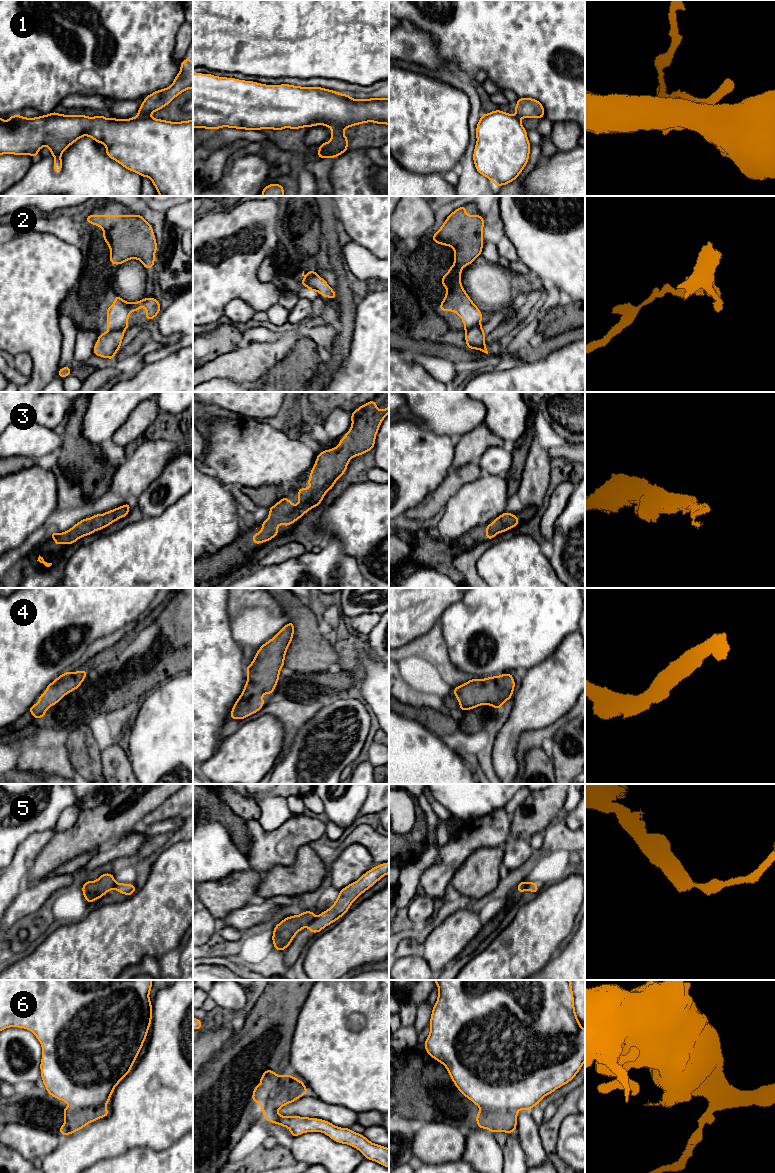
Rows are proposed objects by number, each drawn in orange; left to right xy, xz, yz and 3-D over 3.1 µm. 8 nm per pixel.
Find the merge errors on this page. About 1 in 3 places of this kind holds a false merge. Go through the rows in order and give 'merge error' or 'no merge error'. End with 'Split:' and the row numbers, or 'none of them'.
1: merge error
2: merge error
3: no merge error
4: no merge error
5: merge error
6: merge error
Split: 1, 2, 5, 6

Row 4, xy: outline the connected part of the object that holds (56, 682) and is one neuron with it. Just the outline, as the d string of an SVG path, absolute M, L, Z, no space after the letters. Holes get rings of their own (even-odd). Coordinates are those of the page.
M87 670L63 673L45 688L45 692L39 695L38 703L32 704L28 711L36 720L44 717L48 708L59 703L66 694L78 689L86 675Z

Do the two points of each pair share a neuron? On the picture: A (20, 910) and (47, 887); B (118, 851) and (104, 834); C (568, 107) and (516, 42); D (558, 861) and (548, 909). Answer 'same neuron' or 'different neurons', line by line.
A: same neuron
B: different neurons
C: same neuron
D: different neurons

